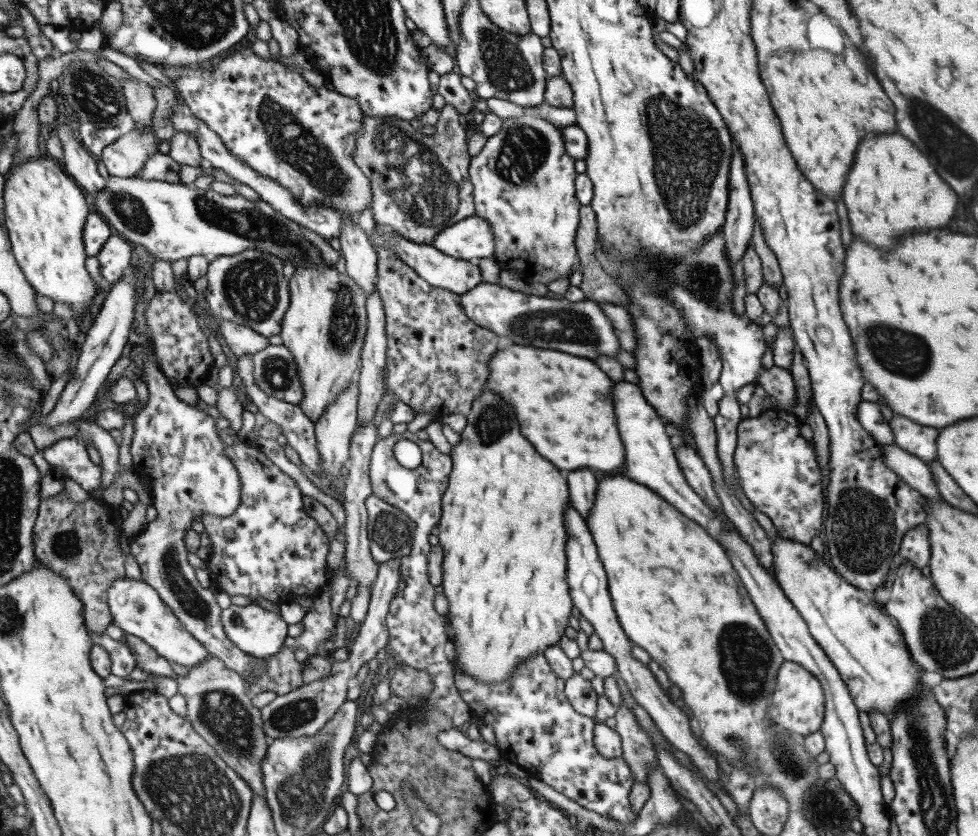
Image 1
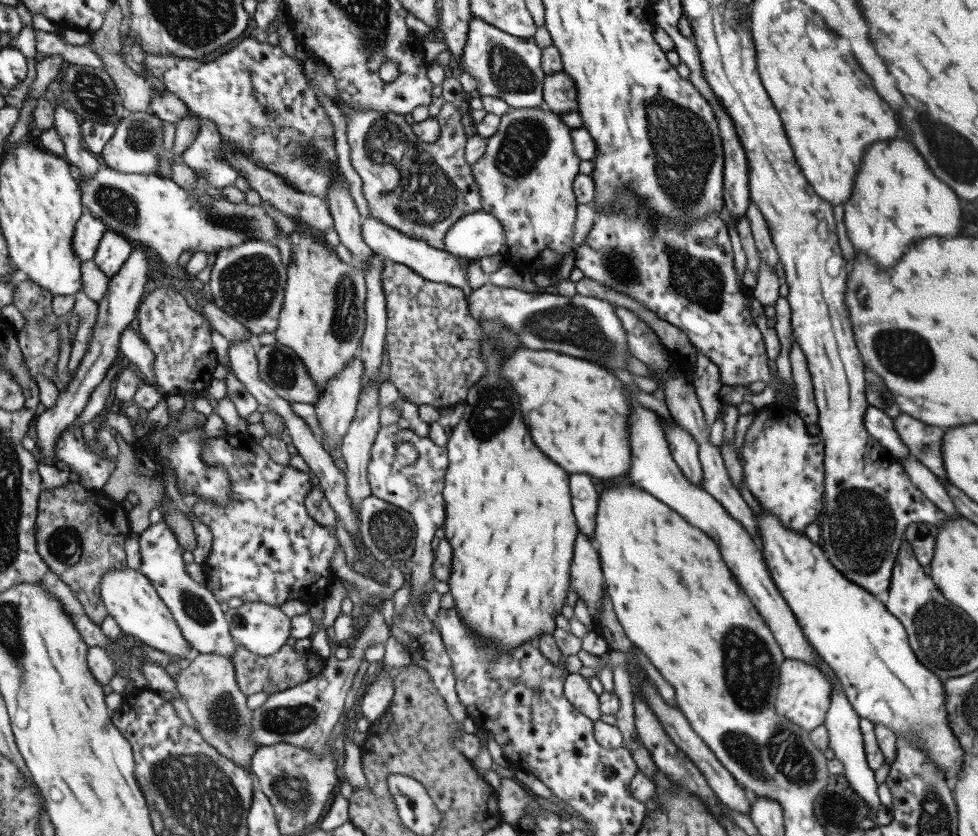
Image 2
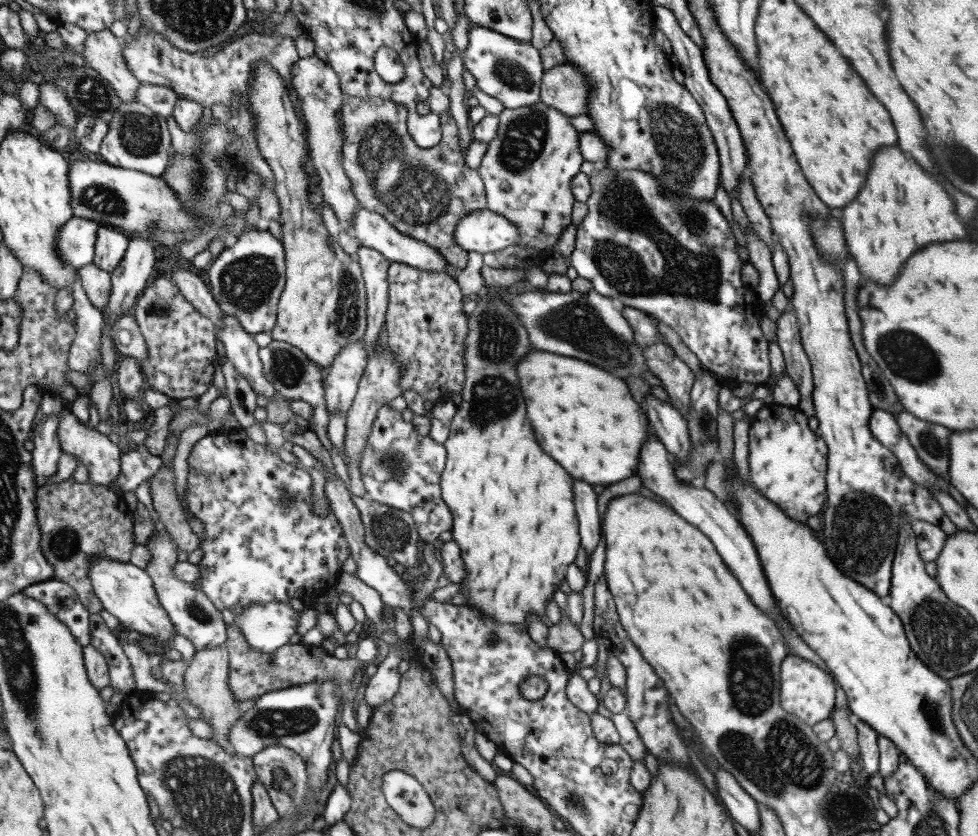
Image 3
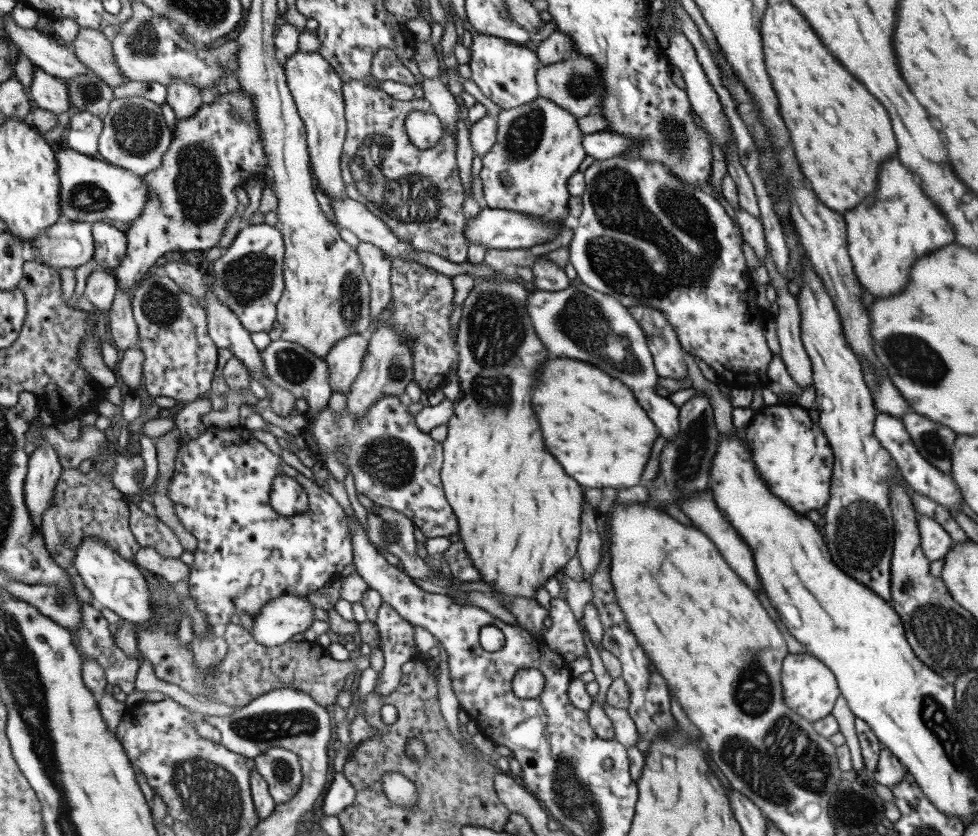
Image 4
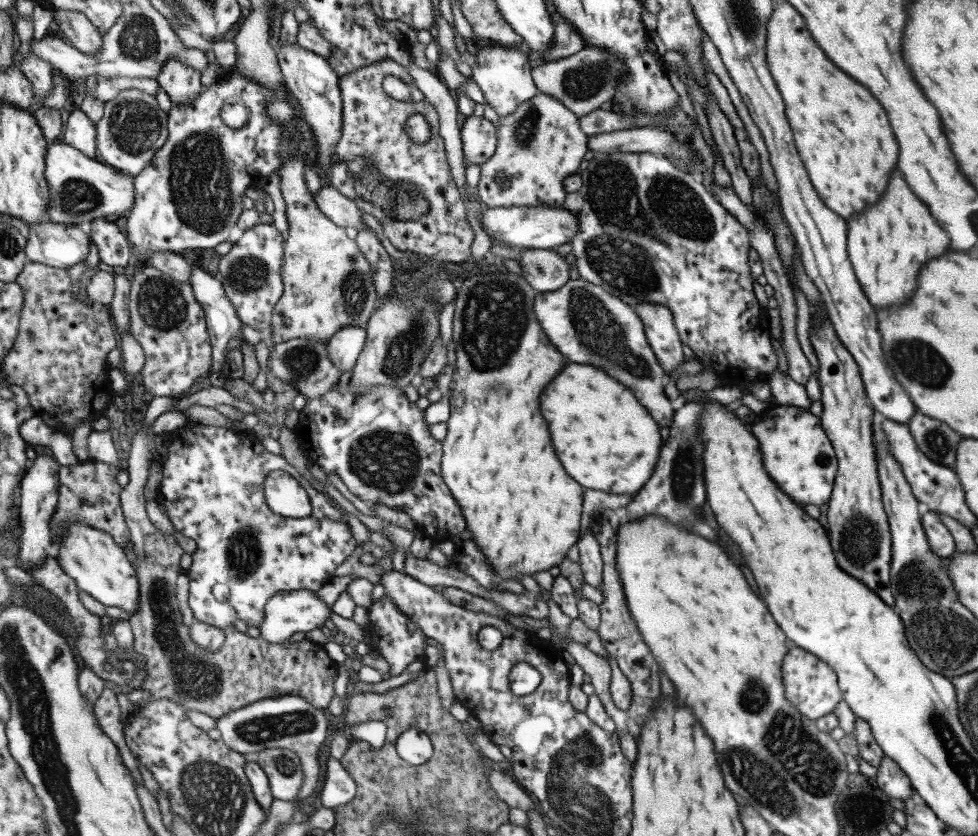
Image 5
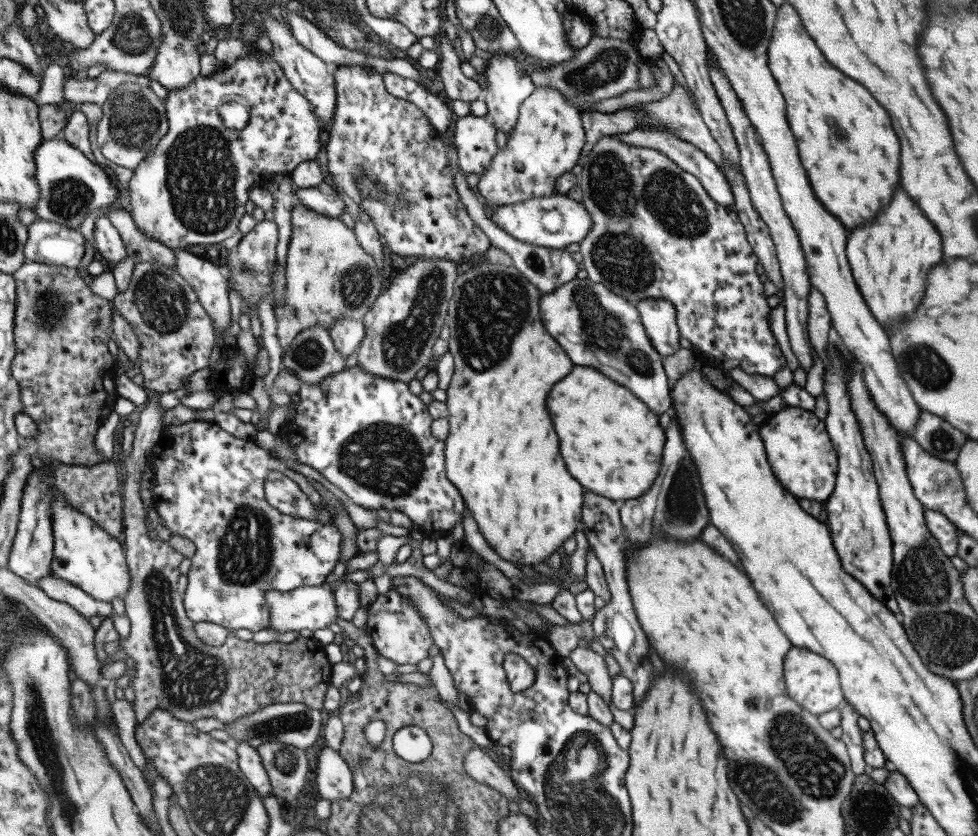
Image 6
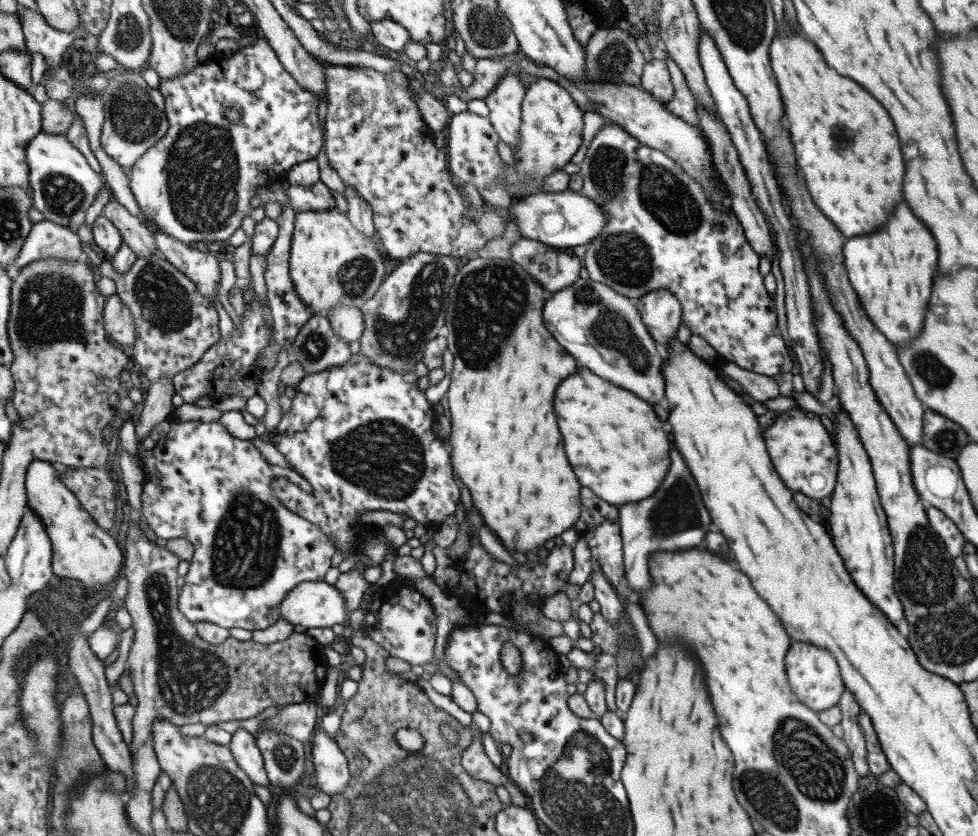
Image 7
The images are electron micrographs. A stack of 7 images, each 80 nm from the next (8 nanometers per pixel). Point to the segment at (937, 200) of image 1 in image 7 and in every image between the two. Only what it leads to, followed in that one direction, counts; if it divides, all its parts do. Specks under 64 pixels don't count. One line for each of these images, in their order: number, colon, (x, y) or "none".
2: (895, 200)
3: (900, 209)
4: (882, 242)
5: (886, 244)
6: (889, 256)
7: (891, 269)

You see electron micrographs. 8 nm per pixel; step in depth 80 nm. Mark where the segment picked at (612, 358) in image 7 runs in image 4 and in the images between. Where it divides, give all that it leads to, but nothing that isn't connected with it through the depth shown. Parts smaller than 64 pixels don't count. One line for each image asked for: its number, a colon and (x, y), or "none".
4: (578, 322)
5: (588, 326)
6: (577, 314)

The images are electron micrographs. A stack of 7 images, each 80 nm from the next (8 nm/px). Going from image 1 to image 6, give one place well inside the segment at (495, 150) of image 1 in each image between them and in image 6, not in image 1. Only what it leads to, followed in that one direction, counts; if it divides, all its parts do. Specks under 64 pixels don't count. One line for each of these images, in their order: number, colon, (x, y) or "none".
2: (525, 176)
3: (526, 170)
4: (537, 148)
5: (540, 143)
6: (546, 140)

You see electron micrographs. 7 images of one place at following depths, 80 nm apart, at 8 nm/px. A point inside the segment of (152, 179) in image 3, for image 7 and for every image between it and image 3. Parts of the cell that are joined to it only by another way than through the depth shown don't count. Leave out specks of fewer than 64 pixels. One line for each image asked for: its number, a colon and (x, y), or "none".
4: (93, 190)
5: (82, 188)
6: (73, 186)
7: (64, 185)

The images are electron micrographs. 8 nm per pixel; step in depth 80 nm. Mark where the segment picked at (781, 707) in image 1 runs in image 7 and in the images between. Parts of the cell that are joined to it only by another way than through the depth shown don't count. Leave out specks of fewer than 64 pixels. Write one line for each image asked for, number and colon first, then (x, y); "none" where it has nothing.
2: (802, 697)
3: (806, 692)
4: (809, 689)
5: (809, 685)
6: (810, 680)
7: (813, 677)

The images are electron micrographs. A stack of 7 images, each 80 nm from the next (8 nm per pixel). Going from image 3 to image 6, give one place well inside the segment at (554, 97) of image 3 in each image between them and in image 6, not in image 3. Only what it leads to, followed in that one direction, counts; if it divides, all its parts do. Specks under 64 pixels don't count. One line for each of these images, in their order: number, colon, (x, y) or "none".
4: (575, 84)
5: (584, 81)
6: (605, 67)

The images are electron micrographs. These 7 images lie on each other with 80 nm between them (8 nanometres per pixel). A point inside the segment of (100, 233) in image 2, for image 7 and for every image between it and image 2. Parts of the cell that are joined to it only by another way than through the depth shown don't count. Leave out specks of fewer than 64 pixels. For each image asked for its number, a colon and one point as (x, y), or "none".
3: (76, 243)
4: (69, 244)
5: (58, 245)
6: (51, 243)
7: (47, 239)

